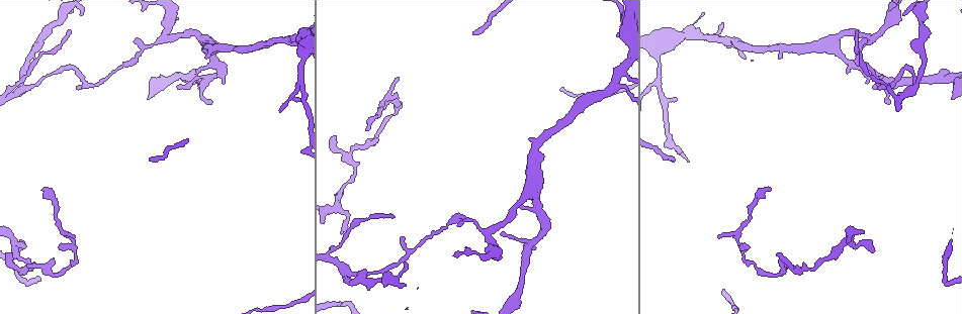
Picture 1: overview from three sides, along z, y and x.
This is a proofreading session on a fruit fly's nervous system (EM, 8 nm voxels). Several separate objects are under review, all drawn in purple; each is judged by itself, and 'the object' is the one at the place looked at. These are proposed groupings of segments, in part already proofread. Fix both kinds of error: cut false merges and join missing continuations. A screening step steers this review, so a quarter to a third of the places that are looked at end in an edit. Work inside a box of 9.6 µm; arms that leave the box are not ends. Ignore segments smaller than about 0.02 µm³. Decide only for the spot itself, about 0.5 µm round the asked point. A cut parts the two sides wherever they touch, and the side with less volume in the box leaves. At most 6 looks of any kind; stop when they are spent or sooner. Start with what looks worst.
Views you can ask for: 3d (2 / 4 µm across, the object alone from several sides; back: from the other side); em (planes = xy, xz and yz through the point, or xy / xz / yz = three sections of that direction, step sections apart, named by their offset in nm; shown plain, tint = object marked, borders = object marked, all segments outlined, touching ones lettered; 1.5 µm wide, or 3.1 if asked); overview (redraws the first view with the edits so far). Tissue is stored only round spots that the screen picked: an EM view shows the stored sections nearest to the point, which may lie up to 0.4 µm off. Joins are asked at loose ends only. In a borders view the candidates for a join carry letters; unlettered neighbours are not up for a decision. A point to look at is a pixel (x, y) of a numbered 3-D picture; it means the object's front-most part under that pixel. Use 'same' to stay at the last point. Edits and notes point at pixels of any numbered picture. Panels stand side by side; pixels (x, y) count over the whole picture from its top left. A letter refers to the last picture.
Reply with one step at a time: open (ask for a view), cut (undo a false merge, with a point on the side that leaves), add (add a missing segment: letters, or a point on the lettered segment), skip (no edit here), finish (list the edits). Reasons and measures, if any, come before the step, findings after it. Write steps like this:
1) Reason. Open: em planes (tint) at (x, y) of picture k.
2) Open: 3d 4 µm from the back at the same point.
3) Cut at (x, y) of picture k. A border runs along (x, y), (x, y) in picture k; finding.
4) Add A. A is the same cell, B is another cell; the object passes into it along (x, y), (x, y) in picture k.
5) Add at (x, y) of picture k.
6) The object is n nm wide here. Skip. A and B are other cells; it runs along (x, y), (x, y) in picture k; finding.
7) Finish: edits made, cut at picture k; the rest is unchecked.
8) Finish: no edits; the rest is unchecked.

Free end. Open: 3d 4 µm at (43, 188) of picture 1.

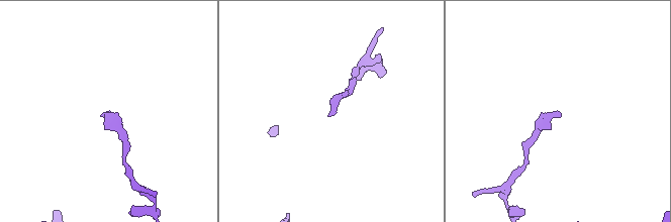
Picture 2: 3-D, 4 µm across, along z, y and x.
Shape alone is not enough. Open: em xz step 4 (borders) at (103, 115) of picture 2.

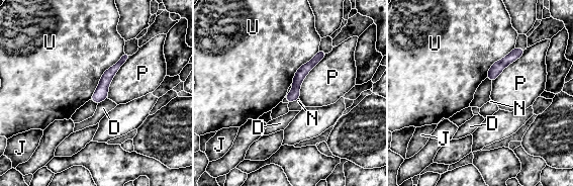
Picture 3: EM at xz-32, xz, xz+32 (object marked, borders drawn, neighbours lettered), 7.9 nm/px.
The longest contact is with U, 480 nm. Skip. D, J, N, P and U are other cells; none of them fits.

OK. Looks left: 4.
Free end. Open: em planes (plain) at (295, 98) of picture 1.

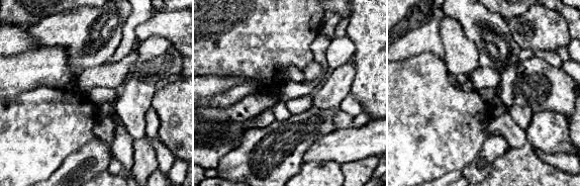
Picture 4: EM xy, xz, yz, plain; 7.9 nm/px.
Open: em planes (tint) at the same point.

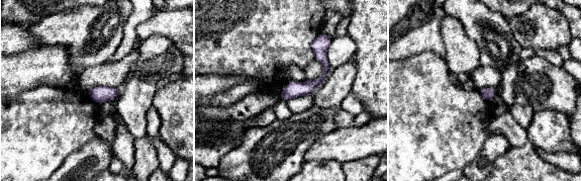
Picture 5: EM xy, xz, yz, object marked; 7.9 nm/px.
Open: em planes (borders) at the same point.

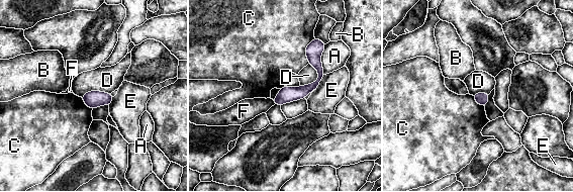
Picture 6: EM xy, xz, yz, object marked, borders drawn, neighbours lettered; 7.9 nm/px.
The longest contact is with A, 240 nm. Skip. A, B, C, D, E and F are other cells; a border runs along (308, 63), (317, 78), (300, 86) in picture 6; no lettered segment goes on from it.

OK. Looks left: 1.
Thin end. Open: em planes (borders) at (399, 78) of picture 1.

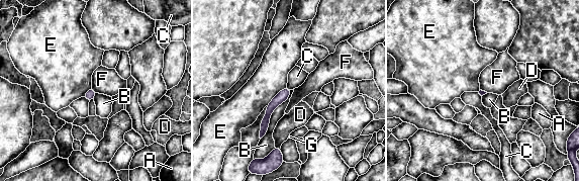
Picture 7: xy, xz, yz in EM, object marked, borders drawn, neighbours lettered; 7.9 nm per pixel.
Skip. A, B, C, D, E, F and G are other cells; a border runs along (92, 87), (97, 92) in picture 7; no lettered segment goes on from it.

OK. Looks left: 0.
Finish: no edits; the rest is unchecked.

